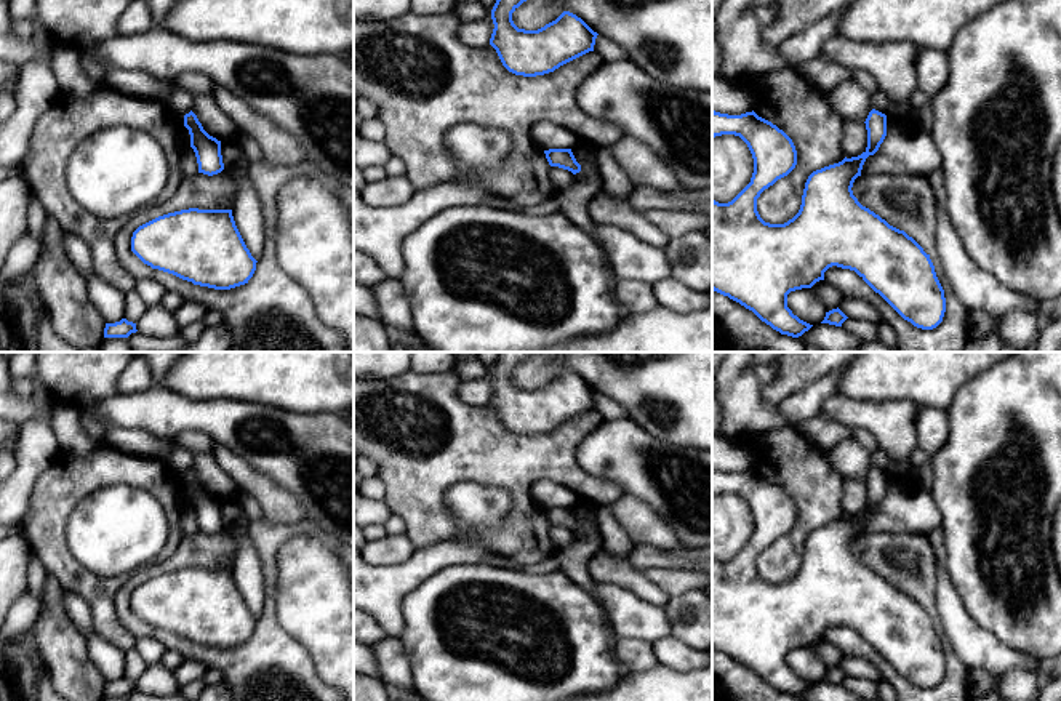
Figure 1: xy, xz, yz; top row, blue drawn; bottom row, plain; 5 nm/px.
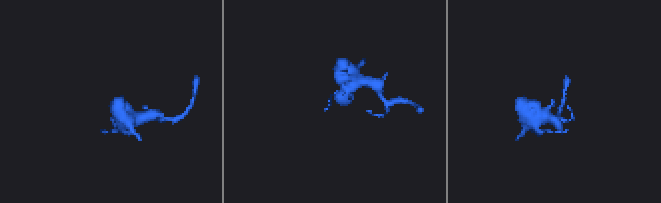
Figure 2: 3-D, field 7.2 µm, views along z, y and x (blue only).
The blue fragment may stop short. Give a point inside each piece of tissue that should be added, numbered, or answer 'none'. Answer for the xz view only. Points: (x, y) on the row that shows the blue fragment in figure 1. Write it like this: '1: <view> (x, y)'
none

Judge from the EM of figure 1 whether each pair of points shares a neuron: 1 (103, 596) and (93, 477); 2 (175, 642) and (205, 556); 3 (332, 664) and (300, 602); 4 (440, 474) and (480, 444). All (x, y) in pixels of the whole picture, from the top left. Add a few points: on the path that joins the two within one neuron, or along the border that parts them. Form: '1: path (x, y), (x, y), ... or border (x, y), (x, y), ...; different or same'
1: path (71, 570), (55, 554), (55, 511), (61, 504); same
2: path (138, 621), (125, 591), (168, 564); same
3: path (332, 648), (332, 634), (316, 618); same
4: path (450, 464), (471, 445); same

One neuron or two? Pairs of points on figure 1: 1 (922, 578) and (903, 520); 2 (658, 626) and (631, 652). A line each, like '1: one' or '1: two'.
1: two
2: two

